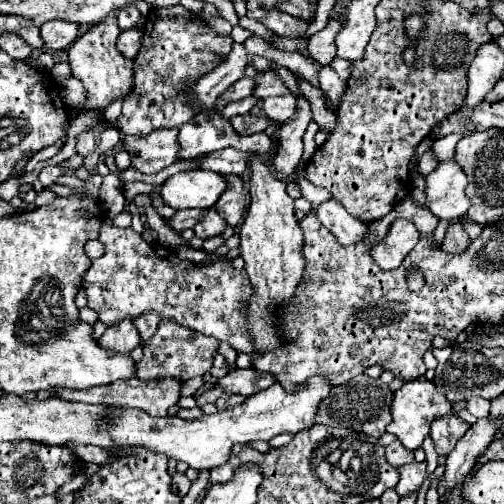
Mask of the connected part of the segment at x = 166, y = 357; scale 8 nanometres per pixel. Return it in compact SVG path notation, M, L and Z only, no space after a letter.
M162 318L156 336L144 344L144 358L136 362L136 378L154 380L160 376L176 376L180 380L190 380L194 376L204 376L212 368L214 354L218 352L219 340L190 330L178 323Z

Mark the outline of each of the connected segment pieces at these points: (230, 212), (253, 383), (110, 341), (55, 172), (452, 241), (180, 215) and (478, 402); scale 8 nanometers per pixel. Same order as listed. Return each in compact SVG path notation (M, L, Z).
M230 174L226 178L226 182L230 184L224 194L220 196L220 200L216 202L216 210L220 212L220 216L232 226L236 228L244 216L246 210L246 194L244 194L244 182L240 176Z
M248 368L248 370L234 370L230 374L226 374L224 378L218 380L218 388L222 388L224 392L230 392L230 394L240 394L240 396L252 396L260 390L266 390L274 384L272 376L264 374L264 372L258 372L254 368Z
M122 320L120 324L106 328L100 338L100 346L108 350L108 356L114 354L128 354L140 344L140 336L132 324L132 320Z
M46 166L46 168L42 168L40 170L40 182L42 182L42 186L52 186L54 184L54 180L58 178L58 176L62 176L64 174L64 170L60 168L60 166Z
M456 222L456 224L450 224L450 226L448 226L446 238L444 238L444 242L442 242L440 248L442 248L444 252L448 252L448 254L456 254L456 252L464 252L464 248L468 246L468 242L470 242L470 238L468 238L468 234L464 232L462 224Z
M178 210L174 212L172 218L168 218L168 226L176 232L182 232L186 228L192 228L202 214L204 214L202 210Z
M472 398L466 402L466 408L476 418L486 418L490 414L490 402L484 398Z

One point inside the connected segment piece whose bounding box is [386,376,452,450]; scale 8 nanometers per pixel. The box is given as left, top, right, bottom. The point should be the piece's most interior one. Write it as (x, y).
(417, 403)

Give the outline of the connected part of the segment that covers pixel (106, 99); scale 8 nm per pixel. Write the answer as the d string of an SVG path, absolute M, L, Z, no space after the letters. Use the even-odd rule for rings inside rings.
M110 16L106 22L90 28L86 34L82 34L68 50L68 64L72 70L72 76L78 78L86 88L86 102L82 108L68 108L68 120L66 120L66 132L70 126L70 120L80 114L82 110L98 110L100 112L100 124L108 124L104 118L104 110L116 100L126 98L134 88L134 70L132 60L124 58L116 48L116 38L120 34L120 28L116 24L116 16Z

